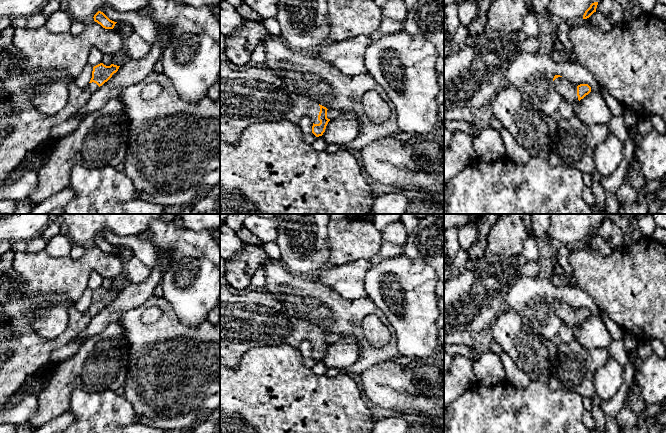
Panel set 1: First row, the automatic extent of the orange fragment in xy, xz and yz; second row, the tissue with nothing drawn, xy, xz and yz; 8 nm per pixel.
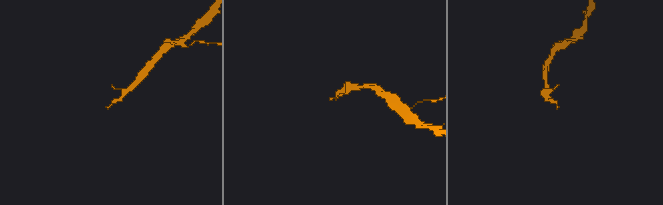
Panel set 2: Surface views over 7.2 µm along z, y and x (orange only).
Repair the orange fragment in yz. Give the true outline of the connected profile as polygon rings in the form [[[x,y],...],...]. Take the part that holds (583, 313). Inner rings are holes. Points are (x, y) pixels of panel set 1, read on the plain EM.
[[[560,299],[553,302],[555,314],[562,320],[563,324],[567,324],[570,328],[580,325],[591,316],[588,308],[575,309],[569,303]]]

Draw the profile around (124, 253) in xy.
[[[117,246],[113,252],[114,255],[119,257],[123,262],[133,256],[133,252],[130,248],[124,246]]]

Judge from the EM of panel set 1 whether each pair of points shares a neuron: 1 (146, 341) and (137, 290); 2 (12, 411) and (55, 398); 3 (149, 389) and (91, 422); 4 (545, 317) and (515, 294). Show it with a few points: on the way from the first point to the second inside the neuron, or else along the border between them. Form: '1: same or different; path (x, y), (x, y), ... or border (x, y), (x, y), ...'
1: different; border (141, 304), (126, 310), (119, 317)
2: different; border (37, 395), (37, 409), (24, 422)
3: different; border (123, 396), (137, 413)
4: same; path (538, 310), (522, 296)

